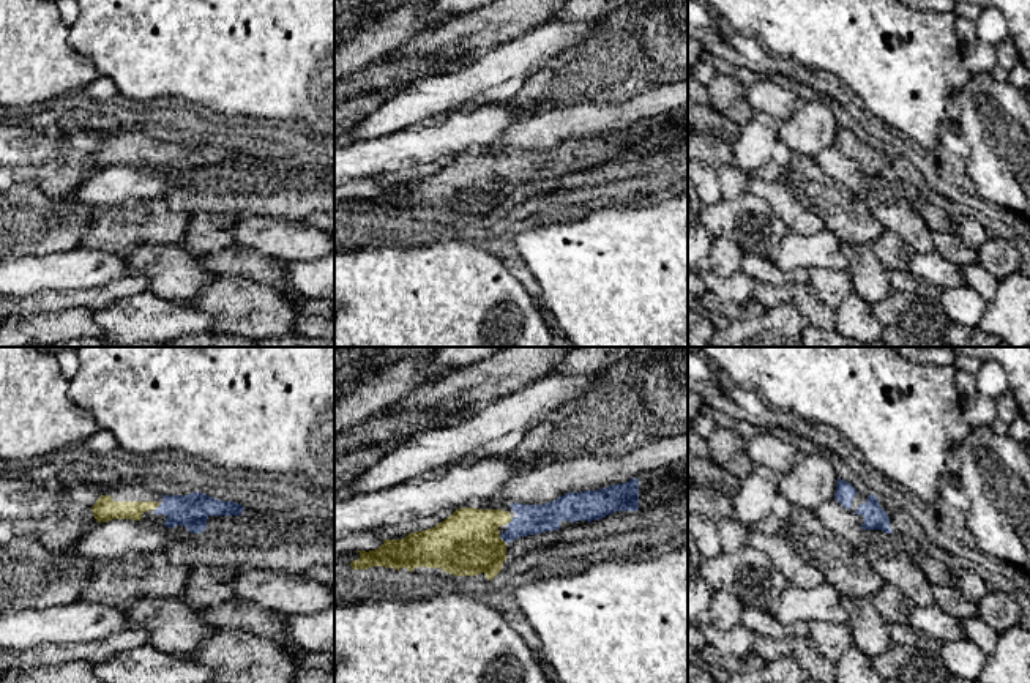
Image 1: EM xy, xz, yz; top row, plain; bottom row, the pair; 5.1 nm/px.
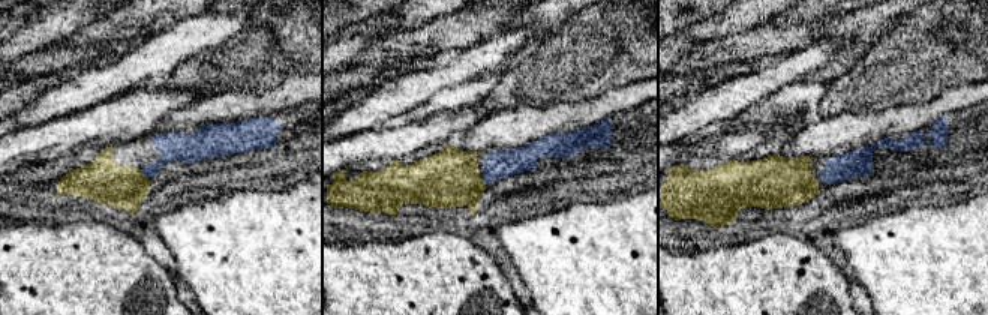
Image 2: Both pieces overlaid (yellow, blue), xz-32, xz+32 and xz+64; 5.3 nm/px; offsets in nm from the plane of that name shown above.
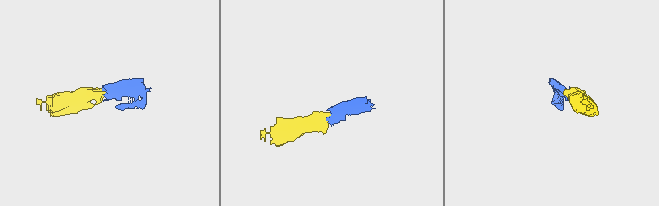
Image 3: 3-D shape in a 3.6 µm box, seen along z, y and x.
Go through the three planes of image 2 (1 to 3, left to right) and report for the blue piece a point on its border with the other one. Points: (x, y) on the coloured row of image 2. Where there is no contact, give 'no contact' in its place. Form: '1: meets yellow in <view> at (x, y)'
1: meets yellow in xz-32 at (143, 174)
2: meets yellow in xz+32 at (483, 180)
3: no contact

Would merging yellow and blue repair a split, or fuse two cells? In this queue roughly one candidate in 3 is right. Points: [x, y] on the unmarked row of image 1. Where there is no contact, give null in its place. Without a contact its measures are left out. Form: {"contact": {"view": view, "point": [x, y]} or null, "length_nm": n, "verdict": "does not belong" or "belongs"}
{"contact": {"view": "xz", "point": [510, 167]}, "length_nm": 50, "verdict": "belongs"}

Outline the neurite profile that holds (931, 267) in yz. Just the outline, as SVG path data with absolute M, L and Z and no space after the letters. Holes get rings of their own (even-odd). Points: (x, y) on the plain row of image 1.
M937 251L927 254L913 252L909 271L916 279L931 282L940 289L967 286L962 267L946 260Z

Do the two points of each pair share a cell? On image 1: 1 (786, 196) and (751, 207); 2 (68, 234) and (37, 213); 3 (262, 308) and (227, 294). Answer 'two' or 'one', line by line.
1: two
2: one
3: one

